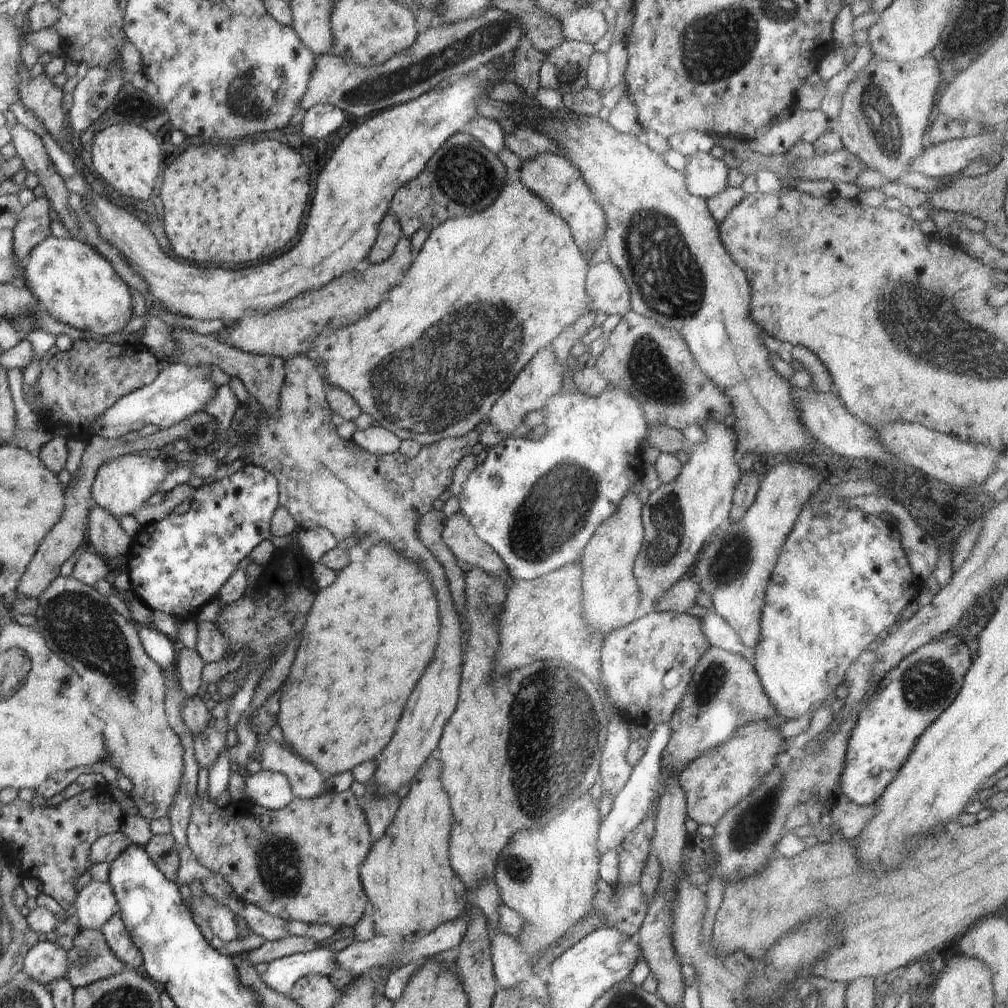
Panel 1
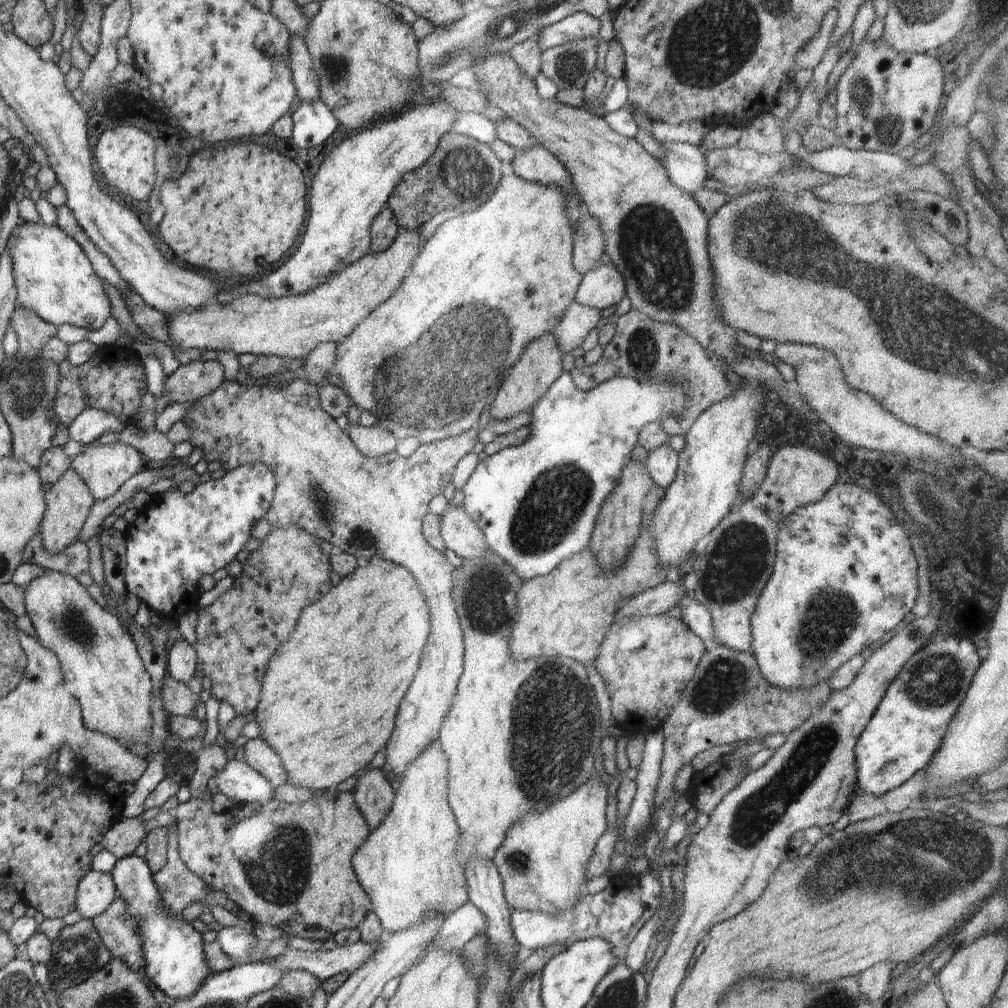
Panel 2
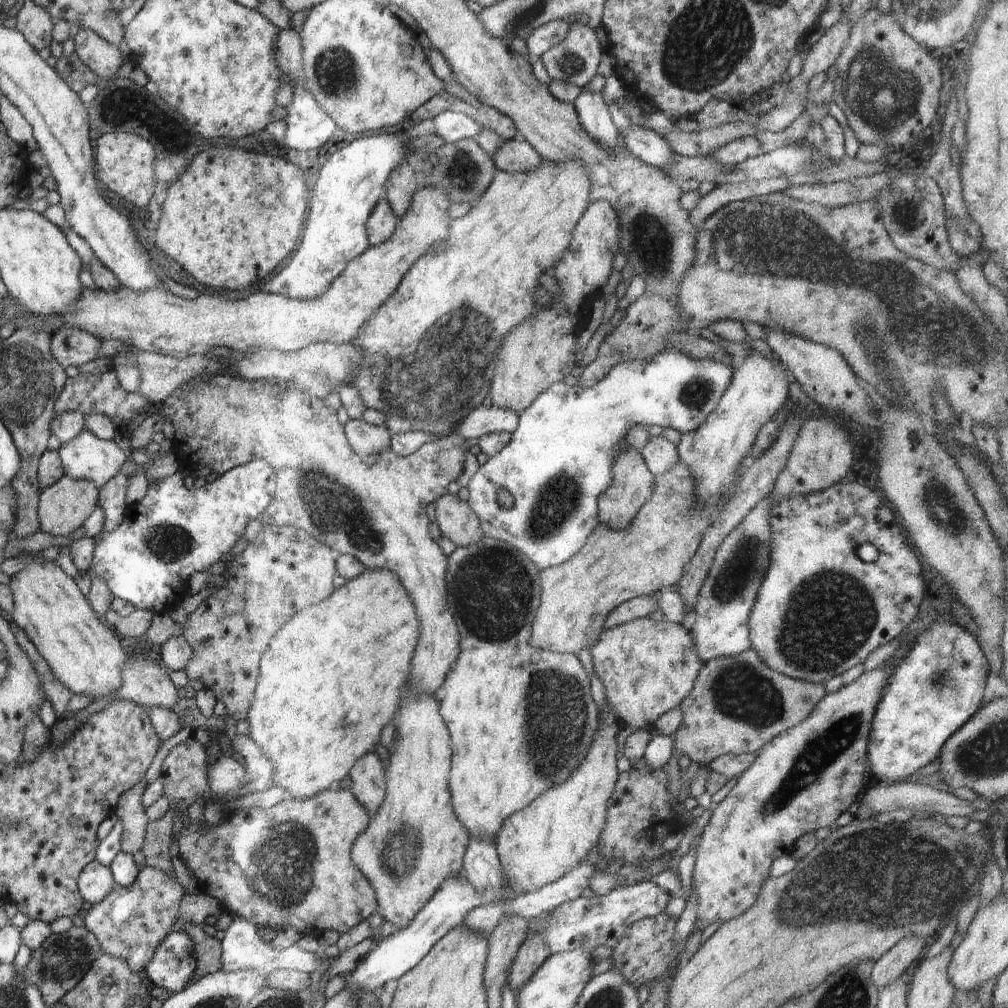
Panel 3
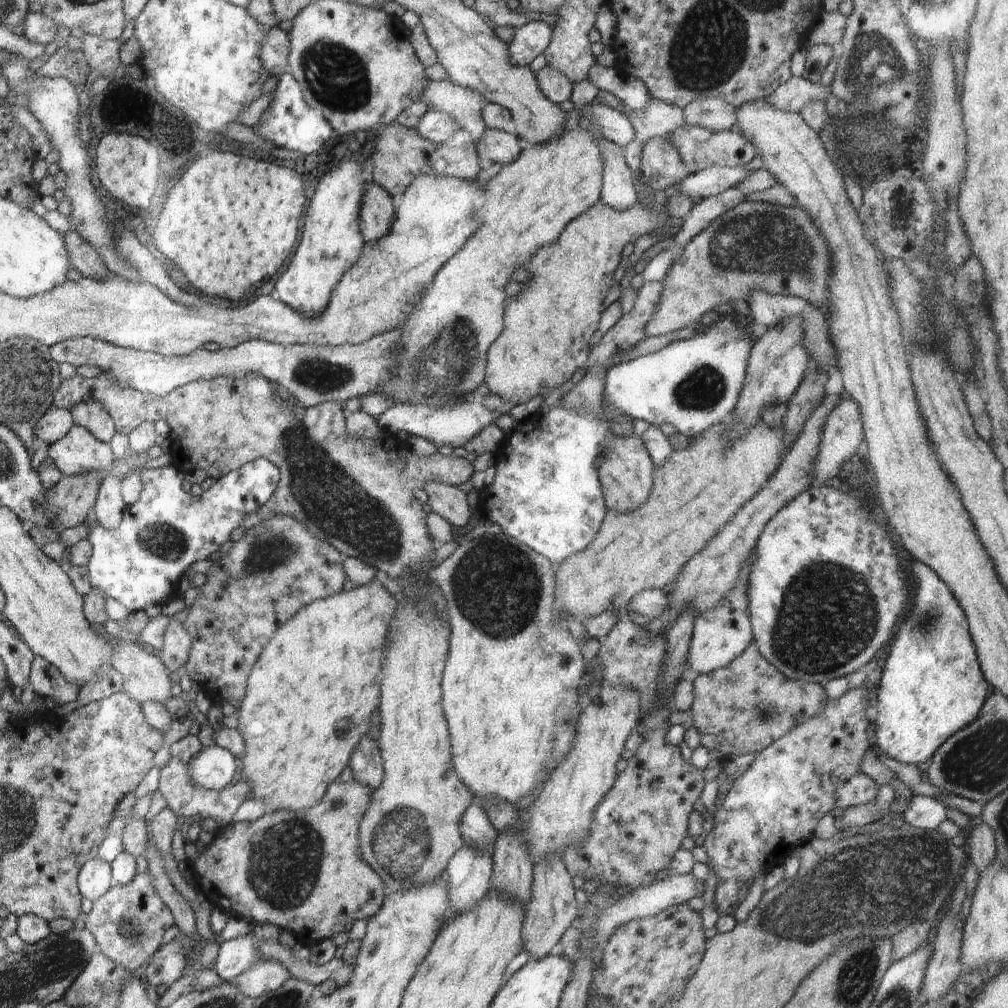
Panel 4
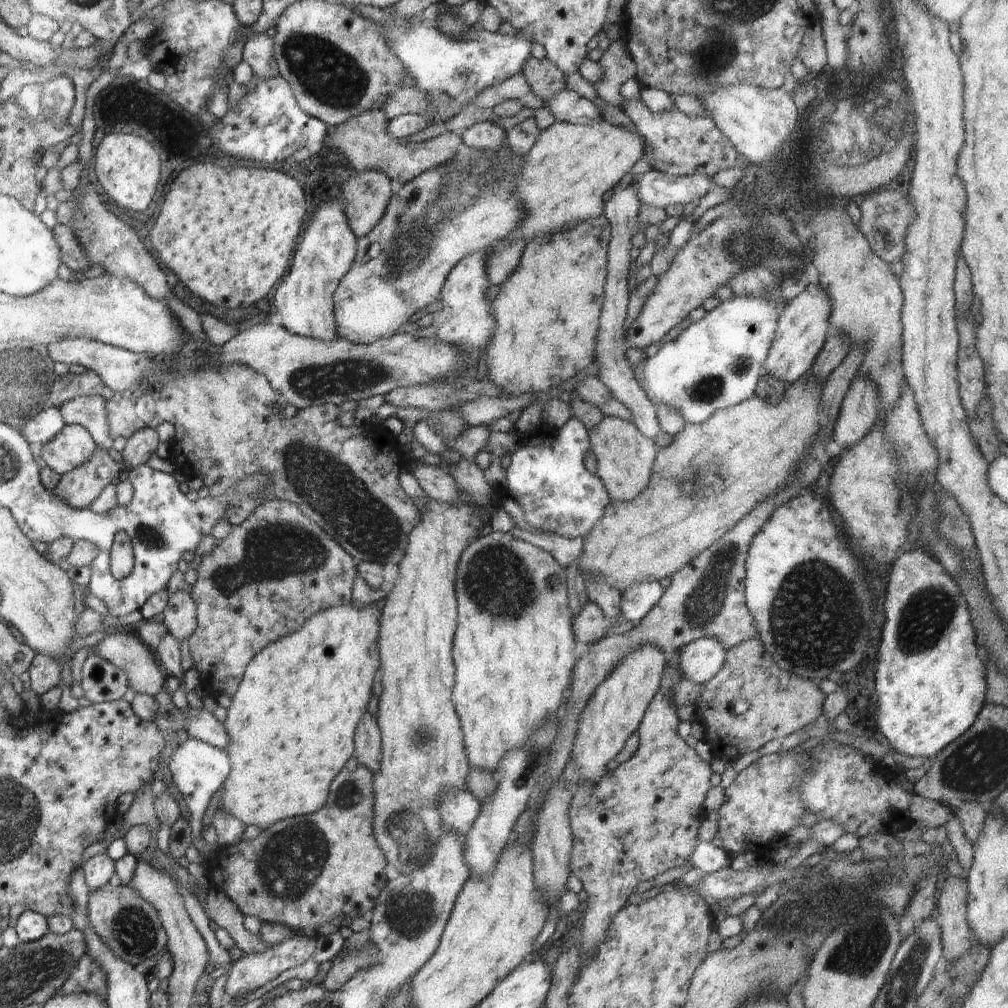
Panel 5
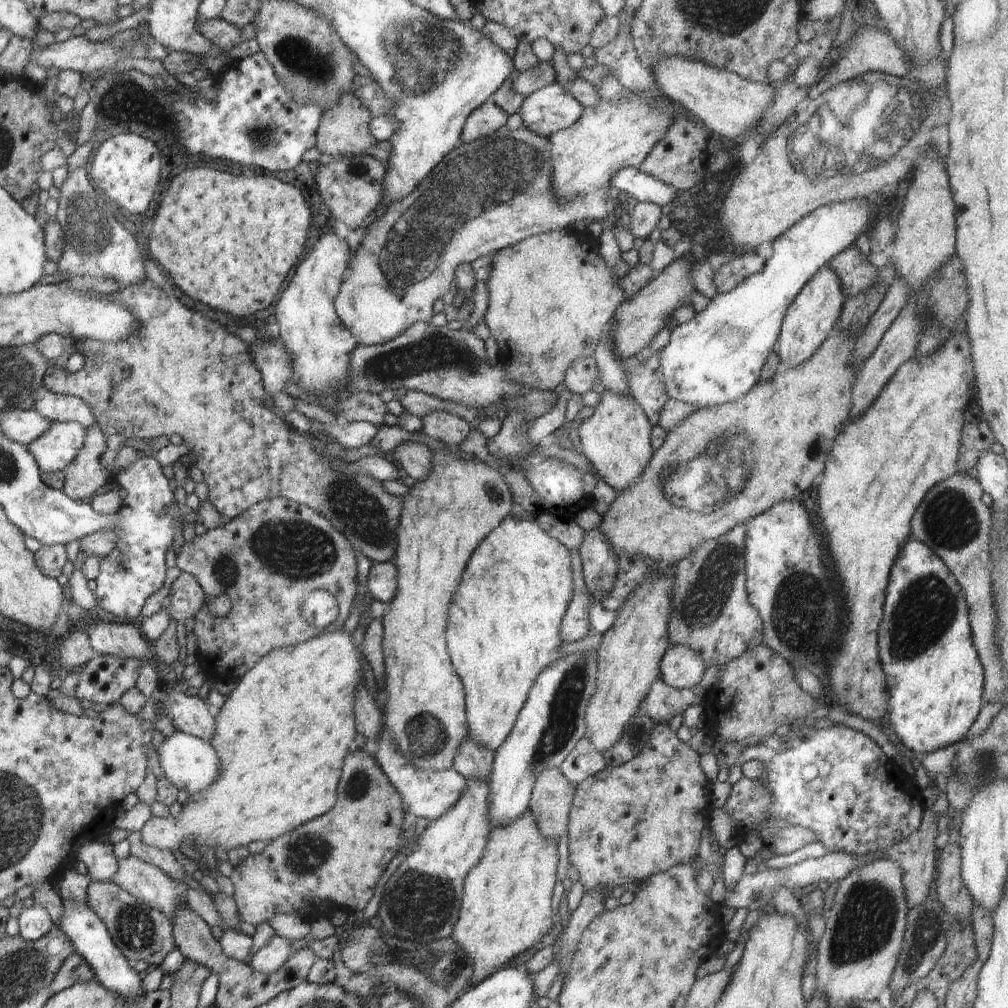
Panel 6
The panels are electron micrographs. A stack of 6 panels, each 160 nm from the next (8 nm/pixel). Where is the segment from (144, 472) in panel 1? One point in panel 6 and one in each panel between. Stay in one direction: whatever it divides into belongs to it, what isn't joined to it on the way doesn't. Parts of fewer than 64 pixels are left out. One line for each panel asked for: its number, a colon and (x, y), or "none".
2: (105, 467)
3: (87, 457)
4: (79, 452)
5: (74, 445)
6: (57, 448)

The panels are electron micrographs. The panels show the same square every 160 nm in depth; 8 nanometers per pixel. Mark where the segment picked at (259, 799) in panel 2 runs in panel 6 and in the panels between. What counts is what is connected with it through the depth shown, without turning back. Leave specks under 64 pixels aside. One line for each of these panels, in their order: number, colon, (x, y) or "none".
3: (225, 775)
4: (213, 767)
5: (198, 769)
6: (192, 764)

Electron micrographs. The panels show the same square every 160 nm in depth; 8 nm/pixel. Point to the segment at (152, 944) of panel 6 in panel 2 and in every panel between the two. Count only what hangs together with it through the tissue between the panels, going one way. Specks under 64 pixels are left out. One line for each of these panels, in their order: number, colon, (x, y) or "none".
2: (179, 886)
3: (130, 923)
4: (128, 923)
5: (130, 925)

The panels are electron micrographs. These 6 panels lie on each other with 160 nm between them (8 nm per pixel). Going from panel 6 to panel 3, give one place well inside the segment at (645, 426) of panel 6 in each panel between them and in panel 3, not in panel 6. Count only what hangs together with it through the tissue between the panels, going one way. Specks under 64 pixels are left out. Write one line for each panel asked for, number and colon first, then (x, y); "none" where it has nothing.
3: (632, 483)
4: (626, 474)
5: (625, 457)

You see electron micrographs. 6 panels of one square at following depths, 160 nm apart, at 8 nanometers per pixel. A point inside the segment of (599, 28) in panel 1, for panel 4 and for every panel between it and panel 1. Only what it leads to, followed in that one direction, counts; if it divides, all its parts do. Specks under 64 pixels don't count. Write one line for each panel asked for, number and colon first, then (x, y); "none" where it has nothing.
2: (579, 25)
3: (543, 38)
4: (531, 39)

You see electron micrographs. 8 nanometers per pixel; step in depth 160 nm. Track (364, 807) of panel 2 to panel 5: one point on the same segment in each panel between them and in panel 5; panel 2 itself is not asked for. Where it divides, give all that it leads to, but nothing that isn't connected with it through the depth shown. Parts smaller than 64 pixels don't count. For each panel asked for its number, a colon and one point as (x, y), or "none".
3: (368, 779)
4: (366, 762)
5: (368, 751)

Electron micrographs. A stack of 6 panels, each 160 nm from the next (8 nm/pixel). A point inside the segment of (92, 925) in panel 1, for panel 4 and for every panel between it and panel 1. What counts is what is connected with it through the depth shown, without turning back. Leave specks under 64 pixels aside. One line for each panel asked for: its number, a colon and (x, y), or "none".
2: (97, 890)
3: (96, 881)
4: (95, 879)

